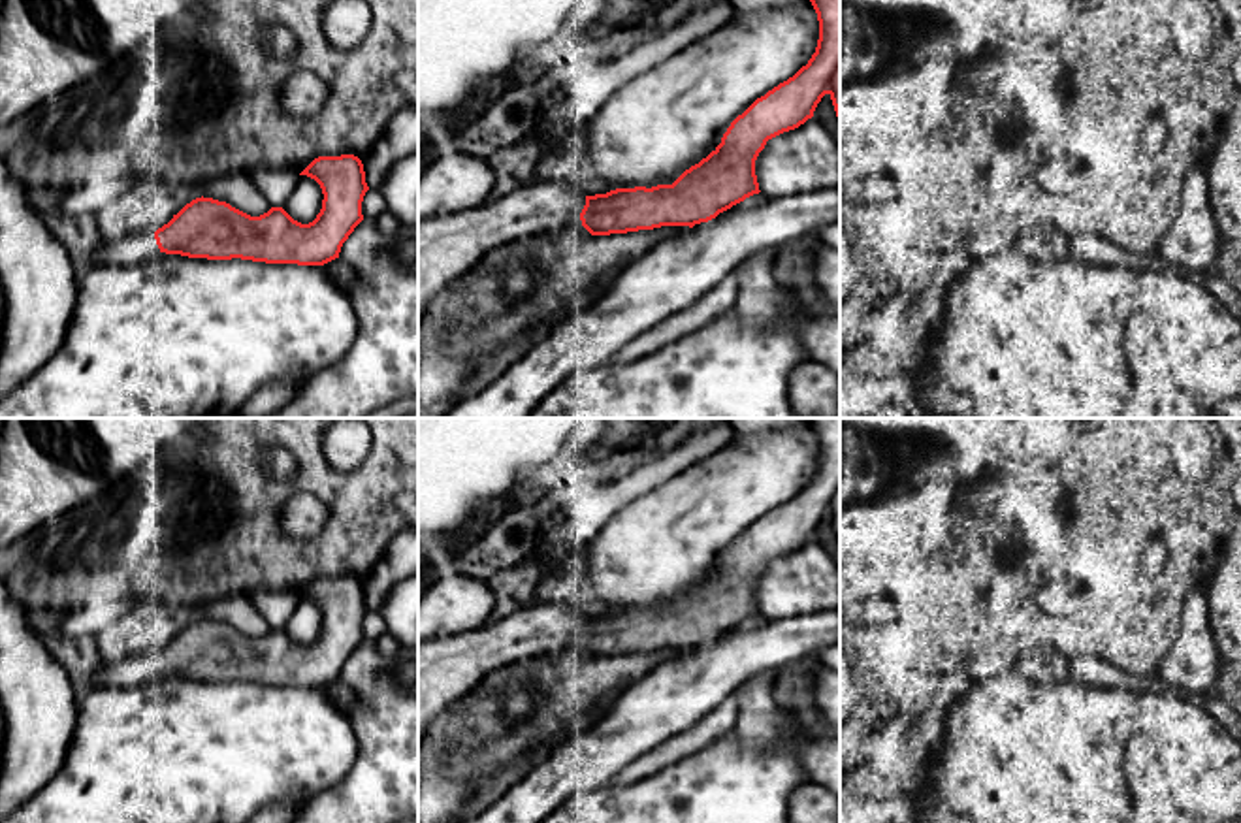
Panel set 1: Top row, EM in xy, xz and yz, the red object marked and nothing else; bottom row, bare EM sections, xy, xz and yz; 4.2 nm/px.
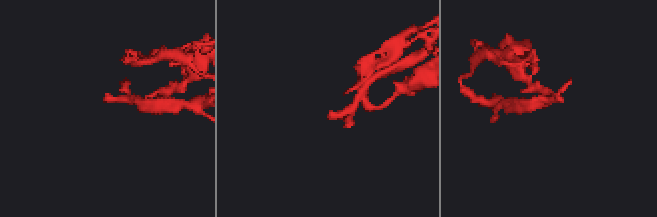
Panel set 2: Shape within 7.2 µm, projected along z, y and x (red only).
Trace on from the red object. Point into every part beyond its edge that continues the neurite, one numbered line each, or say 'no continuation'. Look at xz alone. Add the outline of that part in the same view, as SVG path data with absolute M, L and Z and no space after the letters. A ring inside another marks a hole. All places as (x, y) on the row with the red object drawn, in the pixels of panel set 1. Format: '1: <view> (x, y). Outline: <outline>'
no continuation

